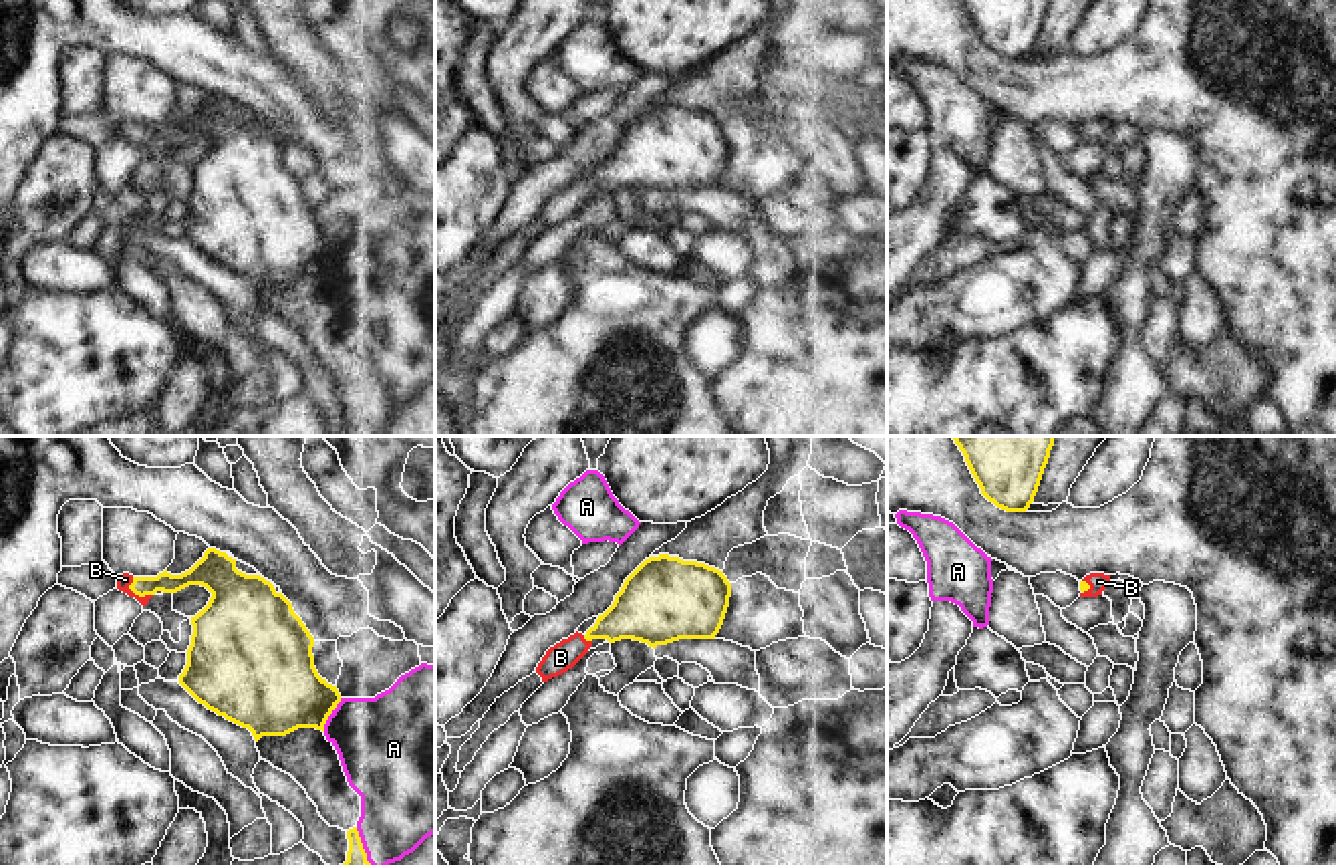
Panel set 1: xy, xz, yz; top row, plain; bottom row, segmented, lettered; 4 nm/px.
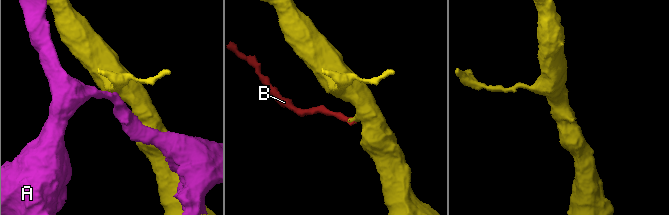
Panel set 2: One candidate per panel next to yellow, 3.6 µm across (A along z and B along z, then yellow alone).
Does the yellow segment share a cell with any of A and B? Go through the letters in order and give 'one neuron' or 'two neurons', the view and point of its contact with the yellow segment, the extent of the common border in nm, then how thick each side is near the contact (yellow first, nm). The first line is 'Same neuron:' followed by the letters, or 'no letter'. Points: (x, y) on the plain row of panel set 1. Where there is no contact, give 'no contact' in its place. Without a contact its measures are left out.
Same neuron: B
A: two neurons | xy (363, 398) | 200 nm | 130/340 nm
B: one neuron | xy (136, 142) | 120 nm | 80/60 nm

